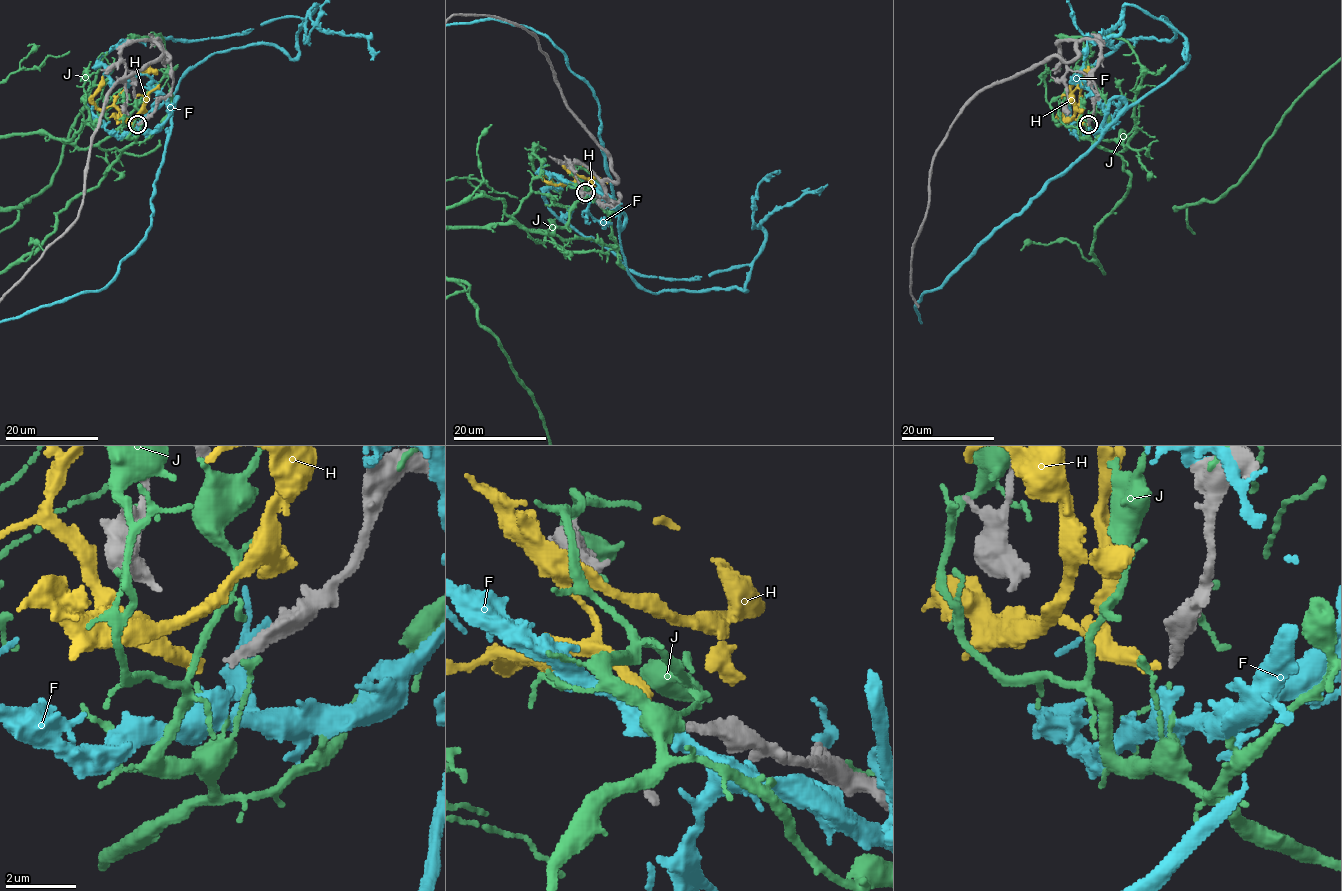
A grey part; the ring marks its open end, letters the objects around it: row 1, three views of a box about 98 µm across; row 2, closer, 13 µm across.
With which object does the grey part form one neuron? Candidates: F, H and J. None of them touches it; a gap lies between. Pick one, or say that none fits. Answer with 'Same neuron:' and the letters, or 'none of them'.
Same neuron: none of them

